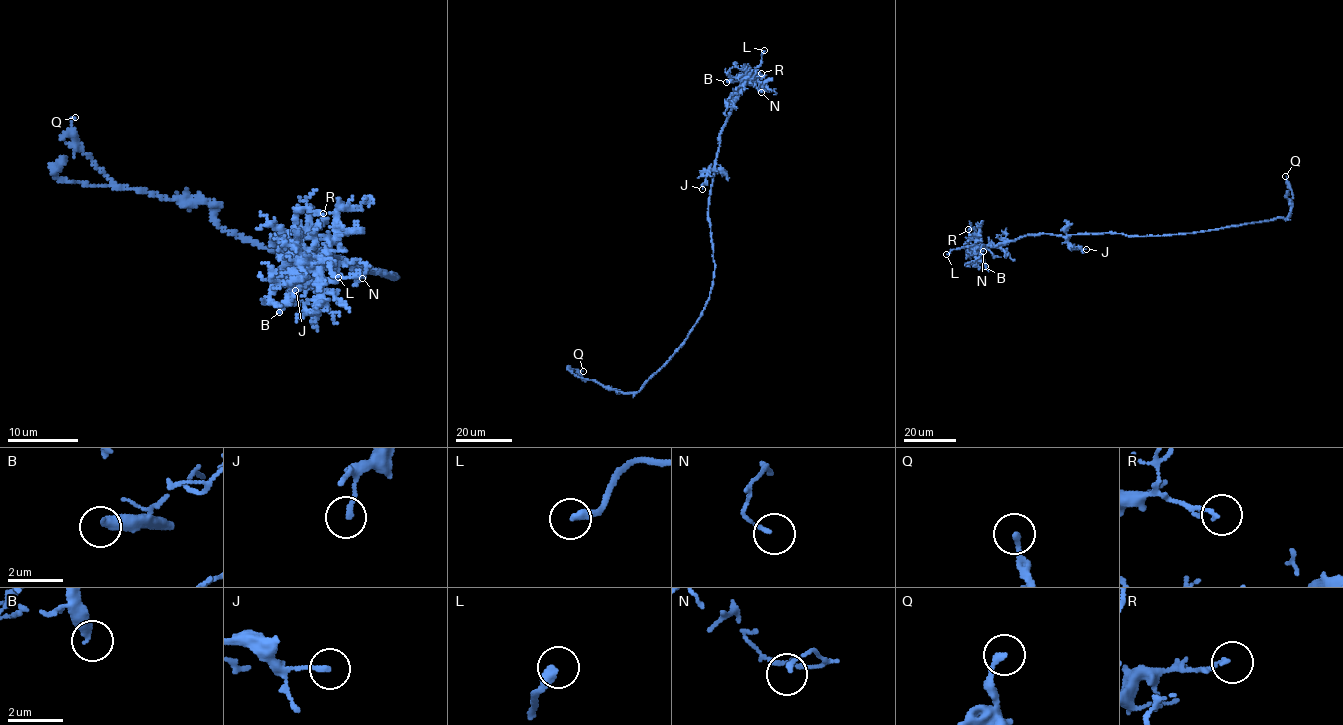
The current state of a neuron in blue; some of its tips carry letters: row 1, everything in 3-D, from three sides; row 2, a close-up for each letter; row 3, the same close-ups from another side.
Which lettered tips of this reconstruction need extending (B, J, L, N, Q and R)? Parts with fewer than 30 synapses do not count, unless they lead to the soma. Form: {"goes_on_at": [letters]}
{"goes_on_at": ["L"]}

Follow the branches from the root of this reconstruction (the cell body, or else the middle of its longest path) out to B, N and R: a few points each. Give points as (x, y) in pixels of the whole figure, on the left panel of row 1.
B: (391, 276), (356, 269), (326, 253), (291, 249), (276, 235), (298, 261), (309, 258), (279, 312)
N: (391, 276), (291, 249), (273, 236), (298, 261), (359, 260), (367, 267), (362, 278)
R: (391, 276), (291, 249), (273, 236), (305, 259), (294, 233), (296, 215), (304, 209), (323, 213)

